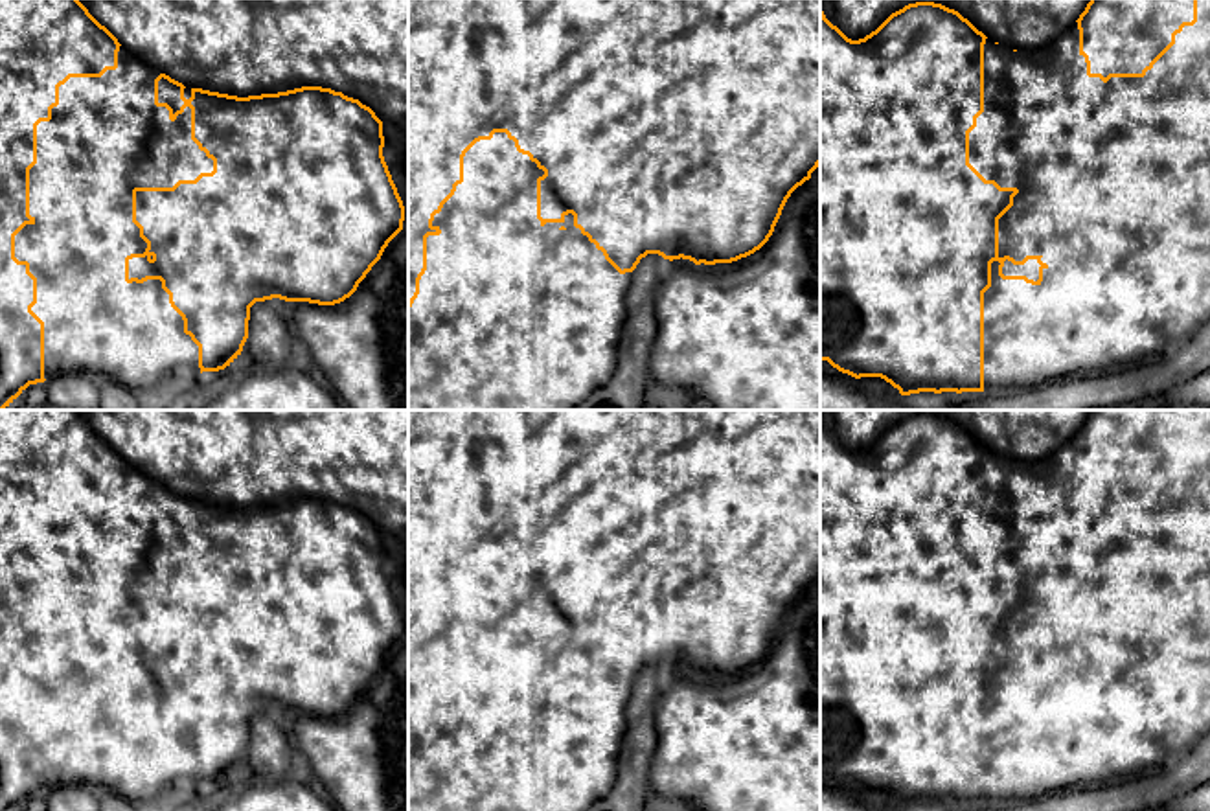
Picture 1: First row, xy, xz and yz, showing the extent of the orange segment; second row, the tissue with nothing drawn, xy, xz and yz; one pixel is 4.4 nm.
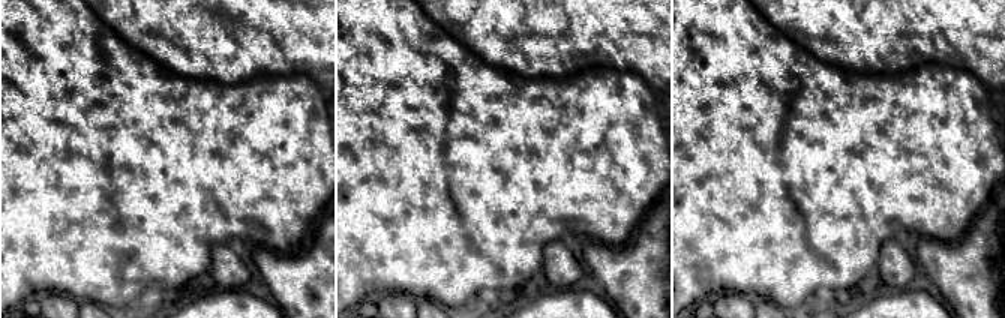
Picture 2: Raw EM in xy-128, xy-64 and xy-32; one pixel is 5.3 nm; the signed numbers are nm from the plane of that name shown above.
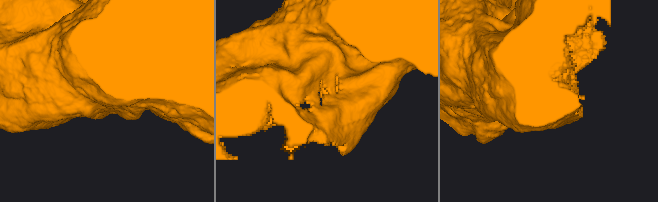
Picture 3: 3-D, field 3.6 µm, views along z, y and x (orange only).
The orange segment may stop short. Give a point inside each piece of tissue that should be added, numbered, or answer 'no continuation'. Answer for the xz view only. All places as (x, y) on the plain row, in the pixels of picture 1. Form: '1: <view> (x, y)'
1: xz (508, 721)

